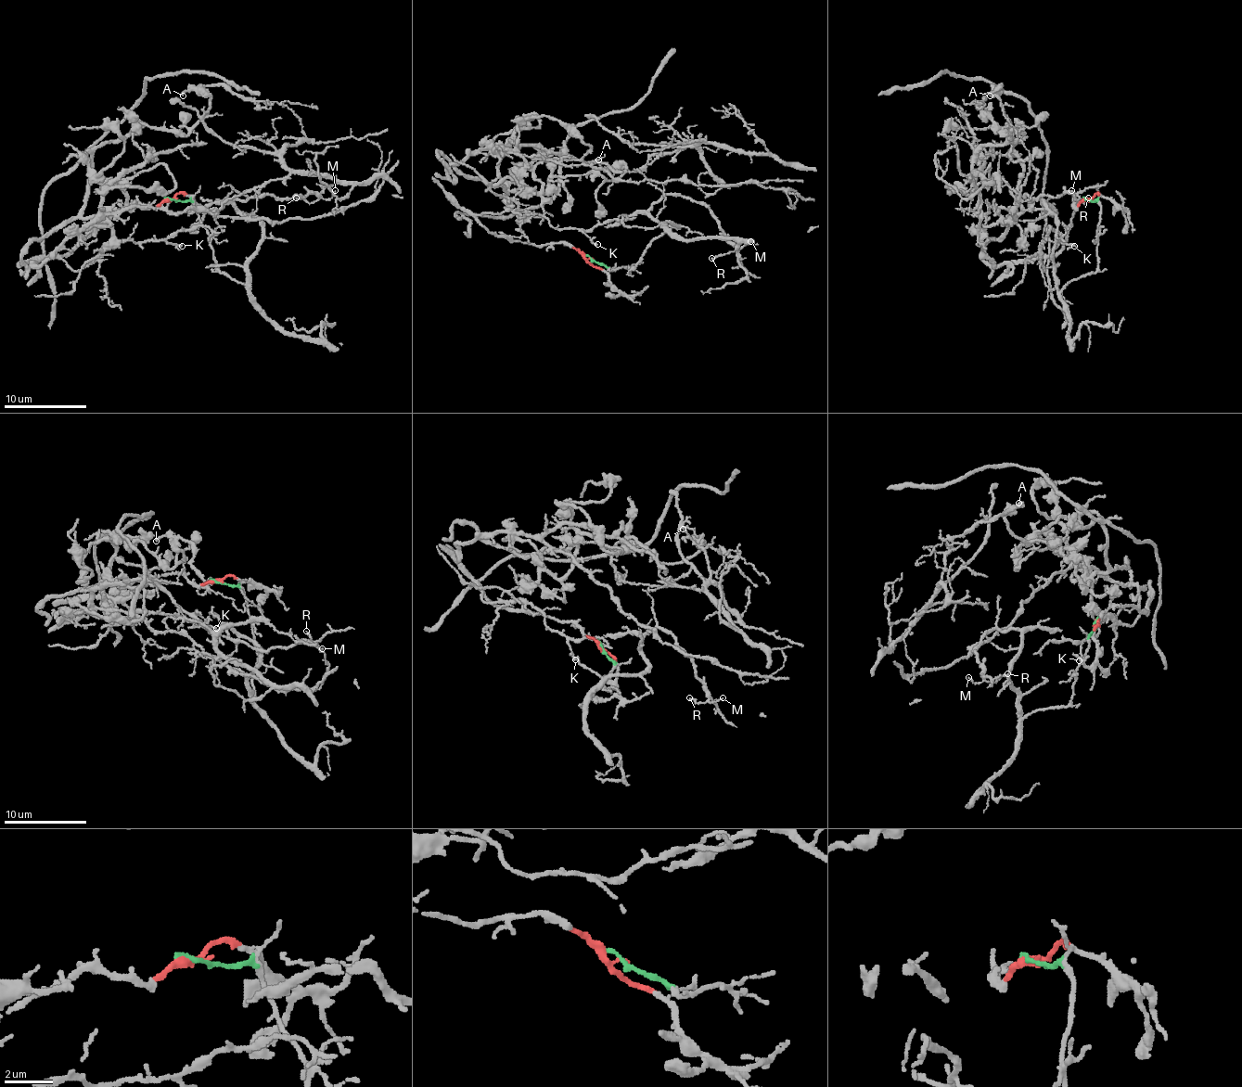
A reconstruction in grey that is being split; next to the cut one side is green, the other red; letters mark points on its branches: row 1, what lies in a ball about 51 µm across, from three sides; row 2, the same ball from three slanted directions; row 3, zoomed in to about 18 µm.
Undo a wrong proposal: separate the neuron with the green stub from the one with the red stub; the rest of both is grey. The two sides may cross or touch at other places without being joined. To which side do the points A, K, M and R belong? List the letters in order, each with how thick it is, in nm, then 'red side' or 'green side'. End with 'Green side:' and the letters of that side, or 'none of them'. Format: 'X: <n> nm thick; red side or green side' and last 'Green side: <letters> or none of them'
A: 160 nm thick; red side
K: 130 nm thick; red side
M: 120 nm thick; green side
R: 130 nm thick; green side
Green side: M, R

